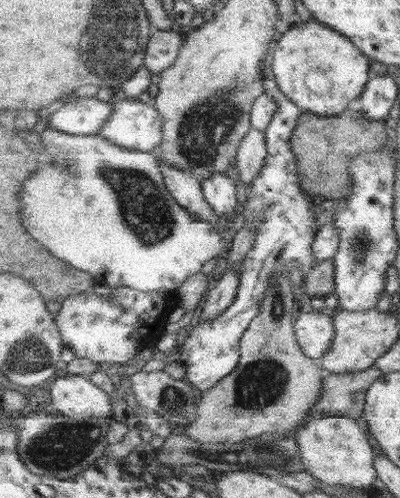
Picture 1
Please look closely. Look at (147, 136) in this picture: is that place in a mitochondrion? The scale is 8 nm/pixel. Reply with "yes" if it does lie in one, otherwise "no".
no

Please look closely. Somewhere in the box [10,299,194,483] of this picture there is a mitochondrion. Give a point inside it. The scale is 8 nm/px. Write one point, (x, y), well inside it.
(61, 447)

